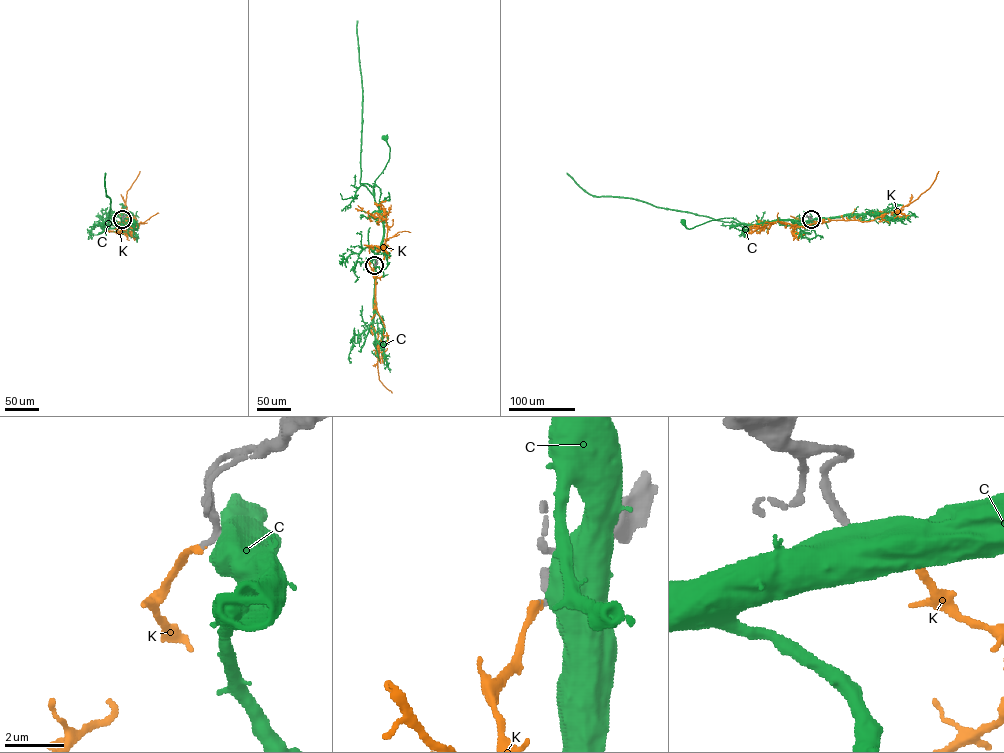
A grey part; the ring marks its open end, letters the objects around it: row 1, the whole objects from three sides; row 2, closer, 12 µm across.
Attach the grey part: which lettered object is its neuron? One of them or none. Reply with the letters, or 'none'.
K

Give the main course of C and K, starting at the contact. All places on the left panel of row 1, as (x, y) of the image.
C: (122, 219), (132, 220), (124, 225), (121, 218), (134, 220), (137, 228), (133, 222)
K: (122, 219), (121, 222), (132, 220), (126, 211), (126, 195), (140, 171)

